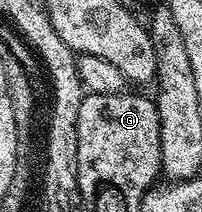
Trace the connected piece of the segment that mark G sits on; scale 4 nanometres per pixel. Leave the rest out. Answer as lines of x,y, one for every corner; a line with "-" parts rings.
123,89
107,95
87,94
80,105
76,125
78,165
112,165
120,161
130,173
130,181
146,191
155,186
162,169
160,157
160,117
153,98
129,95

